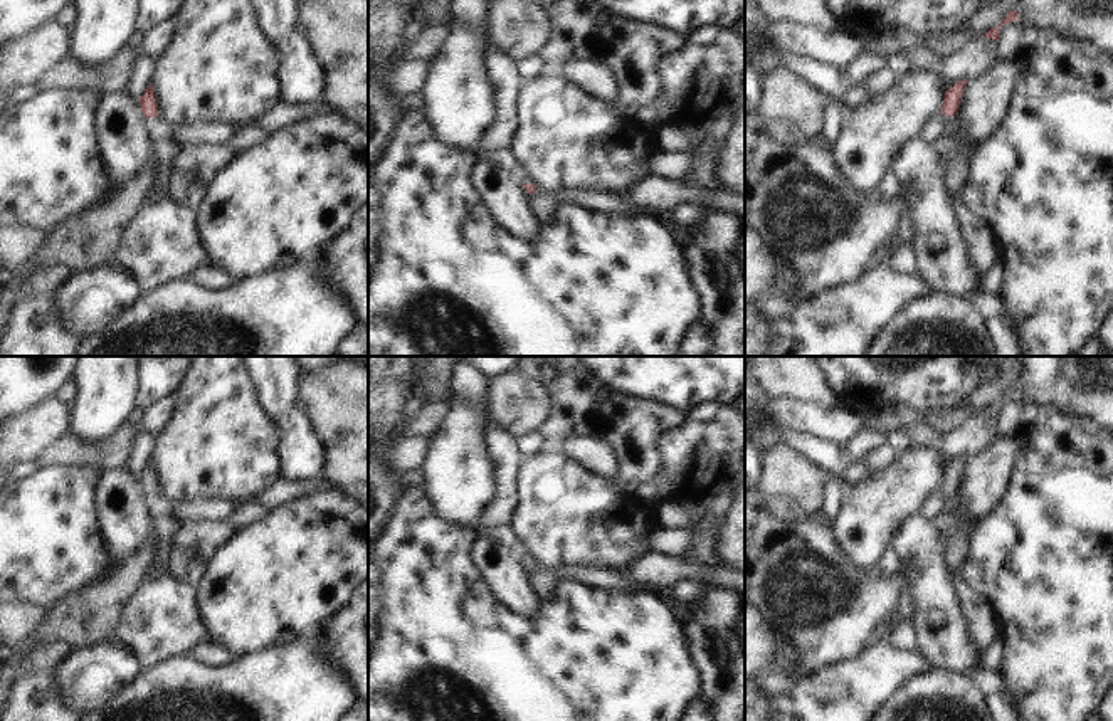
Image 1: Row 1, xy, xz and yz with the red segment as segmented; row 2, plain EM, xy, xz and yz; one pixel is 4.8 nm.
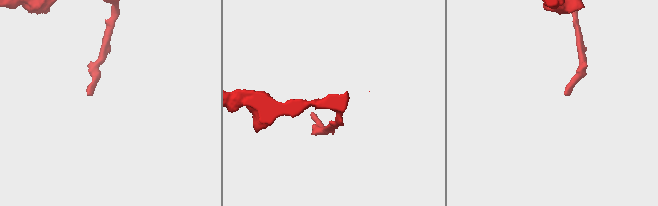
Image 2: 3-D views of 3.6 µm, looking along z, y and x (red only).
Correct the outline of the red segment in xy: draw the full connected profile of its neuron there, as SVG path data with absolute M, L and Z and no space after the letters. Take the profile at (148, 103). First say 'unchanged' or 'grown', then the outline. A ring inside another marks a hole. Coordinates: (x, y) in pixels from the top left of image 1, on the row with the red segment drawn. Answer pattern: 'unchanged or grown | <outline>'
grown | M150 84L140 97L140 104L141 113L146 118L146 129L155 146L153 156L158 160L155 185L151 195L148 197L150 202L156 203L170 193L171 166L180 148L170 139L171 131L166 128L166 123L158 118L158 103L153 84Z

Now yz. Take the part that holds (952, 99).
grown | M960 81L945 92L945 99L942 106L942 121L943 121L945 129L952 128L950 118L958 113L960 101L962 101L967 84L968 81Z

